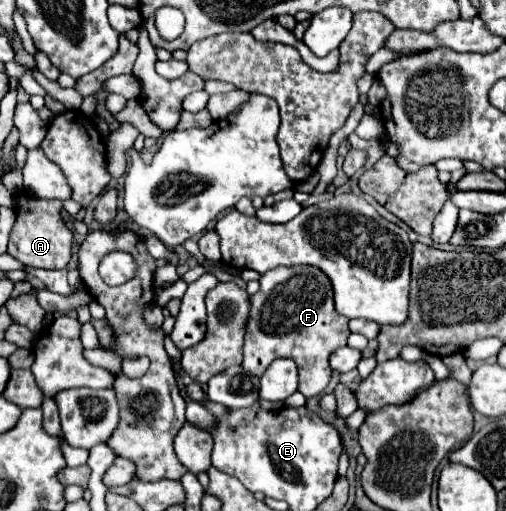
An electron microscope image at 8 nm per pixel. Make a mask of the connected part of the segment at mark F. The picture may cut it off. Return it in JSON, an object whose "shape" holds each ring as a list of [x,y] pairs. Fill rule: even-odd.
{"shape":[[[278,266],[274,270],[268,270],[260,278],[260,290],[250,298],[250,318],[246,324],[246,342],[244,342],[244,362],[242,368],[252,372],[254,376],[262,376],[264,370],[270,366],[276,358],[292,358],[298,366],[300,374],[300,392],[310,398],[322,394],[322,390],[330,382],[332,368],[328,364],[330,354],[336,348],[346,346],[346,340],[350,336],[348,330],[348,318],[340,316],[334,310],[334,294],[332,294],[332,282],[330,278],[316,266]]]}

